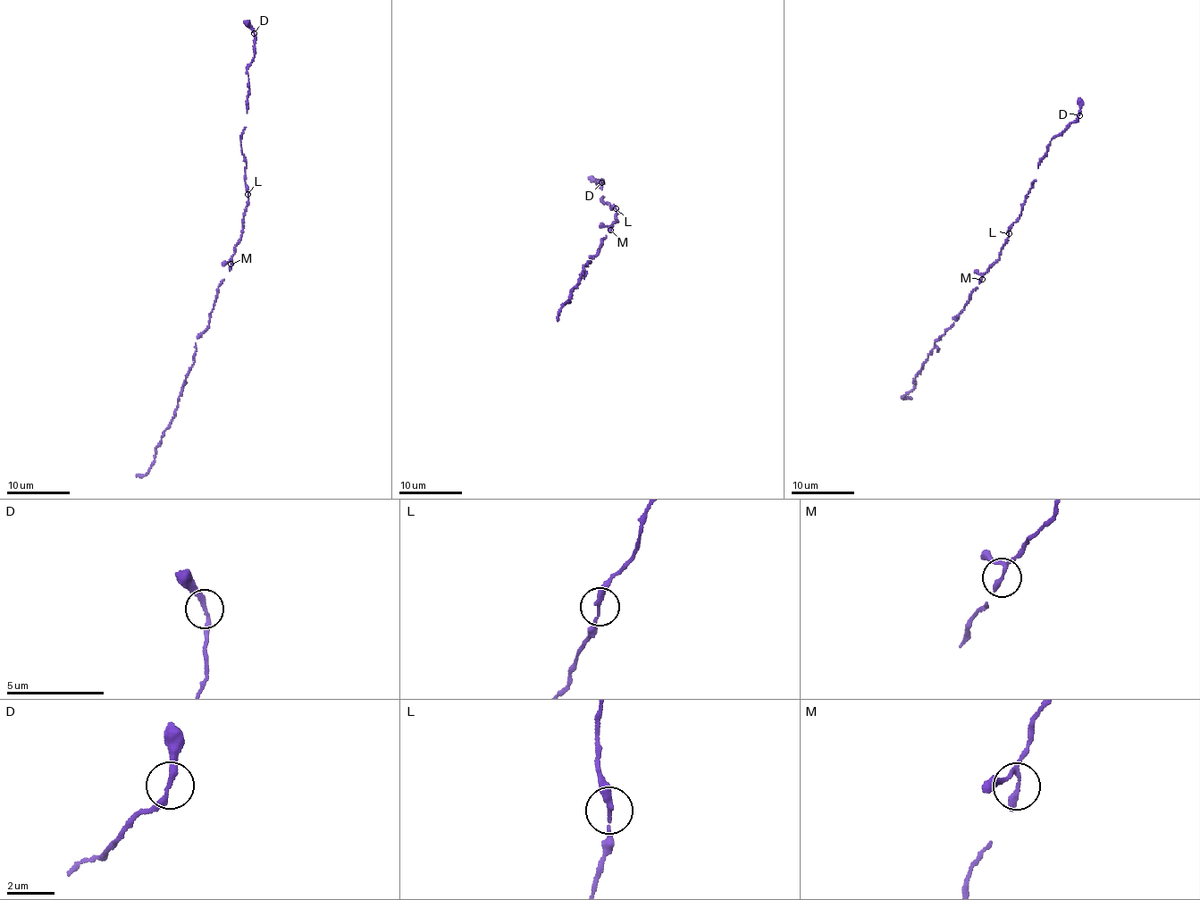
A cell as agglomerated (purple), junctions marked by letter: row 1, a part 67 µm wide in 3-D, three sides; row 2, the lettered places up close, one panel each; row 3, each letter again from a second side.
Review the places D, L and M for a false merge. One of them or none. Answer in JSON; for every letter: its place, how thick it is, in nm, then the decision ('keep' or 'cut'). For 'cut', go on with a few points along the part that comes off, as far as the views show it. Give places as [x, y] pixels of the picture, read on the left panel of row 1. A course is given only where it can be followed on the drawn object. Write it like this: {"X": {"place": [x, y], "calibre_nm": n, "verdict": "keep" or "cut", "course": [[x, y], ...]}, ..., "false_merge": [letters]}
{"D": {"place": [254, 33], "calibre_nm": 220, "verdict": "keep"}, "L": {"place": [247, 194], "calibre_nm": 200, "verdict": "keep"}, "M": {"place": [230, 264], "calibre_nm": 200, "verdict": "keep"}, "false_merge": []}

